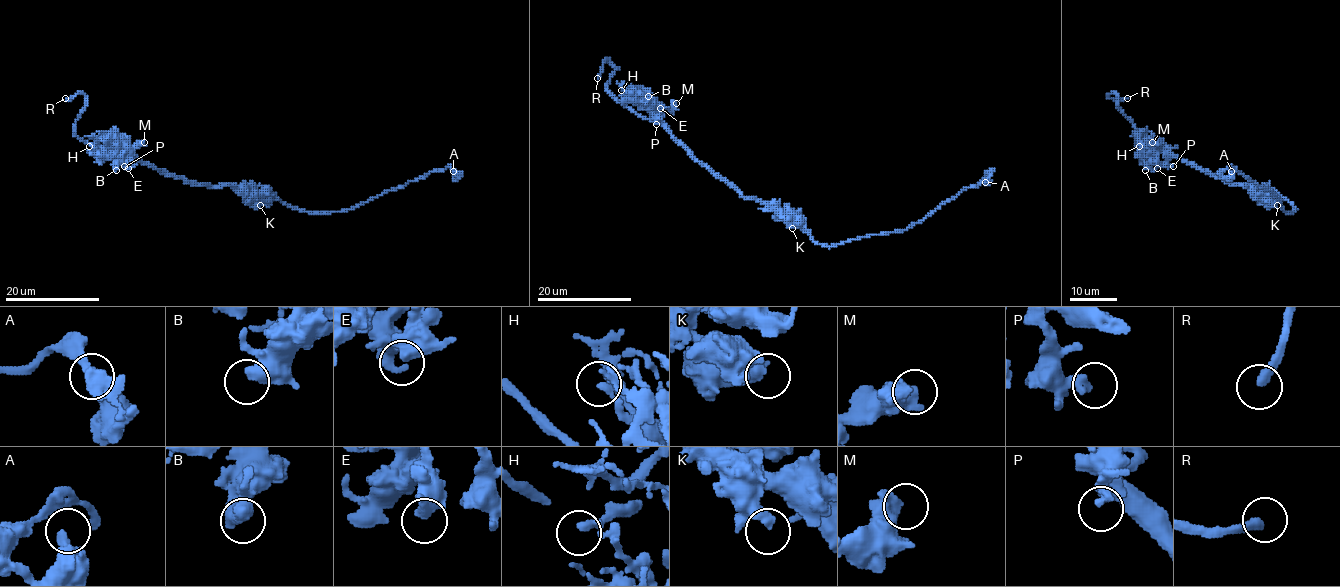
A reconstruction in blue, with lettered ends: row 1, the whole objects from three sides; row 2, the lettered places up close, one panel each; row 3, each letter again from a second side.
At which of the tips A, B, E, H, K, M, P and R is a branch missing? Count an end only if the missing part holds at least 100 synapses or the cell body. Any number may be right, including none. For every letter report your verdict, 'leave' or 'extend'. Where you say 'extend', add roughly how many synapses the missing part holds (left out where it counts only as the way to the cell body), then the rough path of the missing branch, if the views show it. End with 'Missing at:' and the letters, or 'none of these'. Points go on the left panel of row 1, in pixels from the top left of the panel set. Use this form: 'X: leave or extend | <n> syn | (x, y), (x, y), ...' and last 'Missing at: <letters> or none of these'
A: leave
B: leave
E: leave
H: leave
K: leave
M: leave
P: leave
R: extend
Missing at: R

